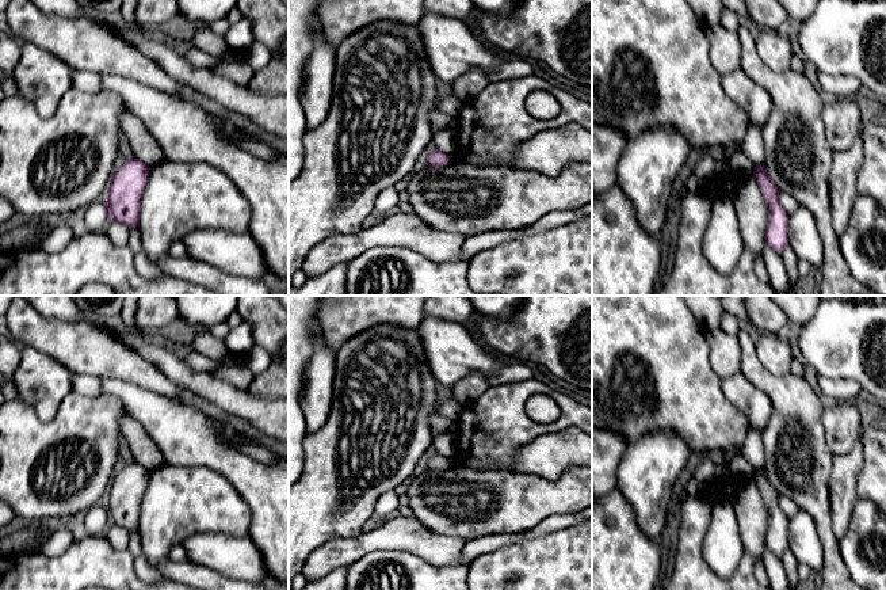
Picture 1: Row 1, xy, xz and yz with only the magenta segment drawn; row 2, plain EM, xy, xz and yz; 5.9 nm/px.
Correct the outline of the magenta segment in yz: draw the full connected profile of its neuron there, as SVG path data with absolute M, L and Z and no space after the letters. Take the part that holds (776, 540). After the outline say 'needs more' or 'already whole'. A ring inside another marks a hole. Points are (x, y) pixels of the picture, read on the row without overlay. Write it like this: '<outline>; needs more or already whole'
M764 467L755 471L753 481L756 483L768 511L765 547L774 555L782 557L788 548L788 518L779 506L780 495L771 484Z; already whole

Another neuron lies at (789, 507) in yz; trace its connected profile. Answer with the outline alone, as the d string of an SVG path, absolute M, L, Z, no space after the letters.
M787 496L779 498L779 506L788 519L793 518L799 510L795 502Z

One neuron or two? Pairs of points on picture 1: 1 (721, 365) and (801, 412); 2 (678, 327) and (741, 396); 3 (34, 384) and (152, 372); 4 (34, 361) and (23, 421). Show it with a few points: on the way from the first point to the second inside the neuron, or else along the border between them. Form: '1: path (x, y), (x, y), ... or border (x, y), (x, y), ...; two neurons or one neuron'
1: border (736, 339), (740, 370); two neurons
2: border (721, 380), (725, 396), (737, 408); two neurons
3: border (45, 354), (57, 360), (71, 373); two neurons
4: border (19, 398), (44, 421), (49, 421), (56, 414); two neurons

